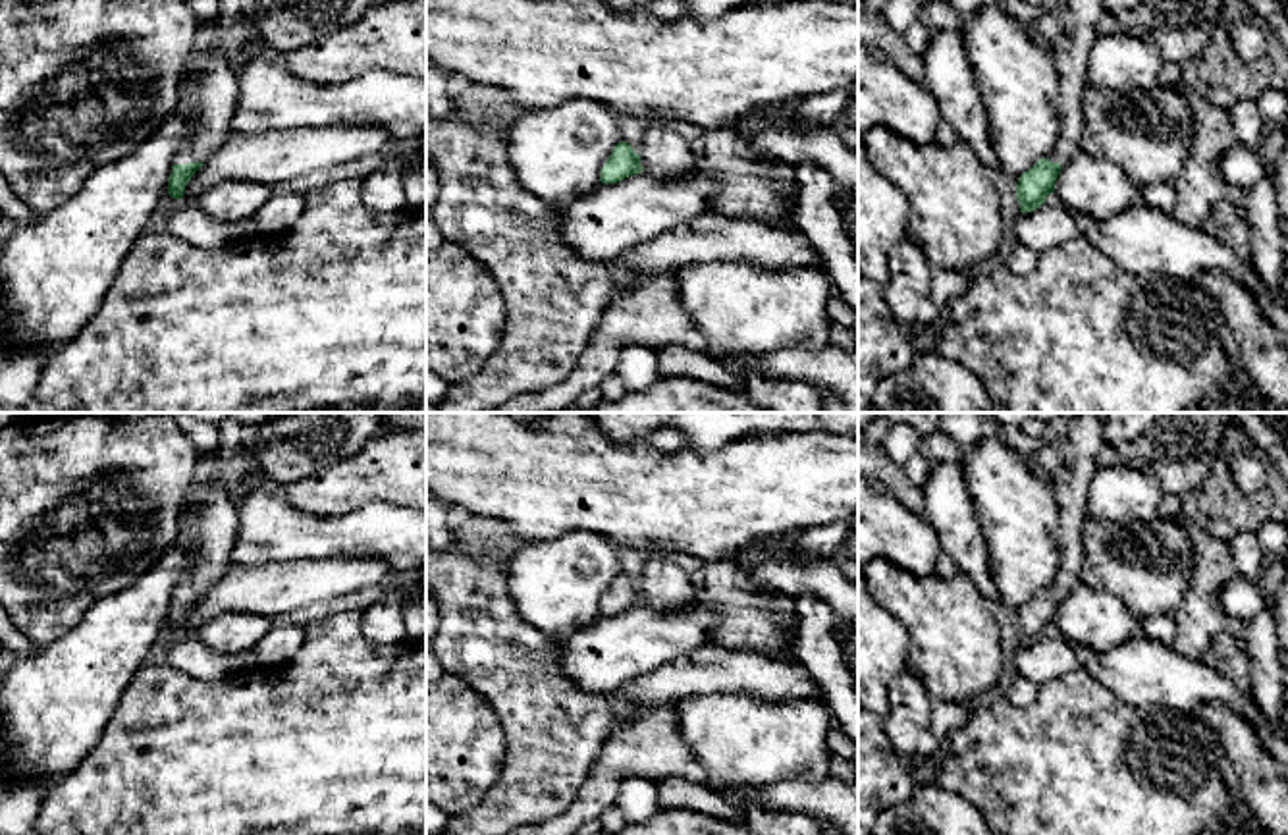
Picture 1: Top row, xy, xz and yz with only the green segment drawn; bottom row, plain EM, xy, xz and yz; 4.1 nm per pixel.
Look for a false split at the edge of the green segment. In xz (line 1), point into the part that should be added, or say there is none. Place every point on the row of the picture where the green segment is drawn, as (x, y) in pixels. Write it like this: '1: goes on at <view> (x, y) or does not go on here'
1: does not go on here

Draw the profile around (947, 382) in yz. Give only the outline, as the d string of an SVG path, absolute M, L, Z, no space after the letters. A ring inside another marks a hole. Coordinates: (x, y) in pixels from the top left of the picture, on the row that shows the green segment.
M916 353L906 372L883 376L875 386L870 413L995 413L995 401L964 364L937 353Z

